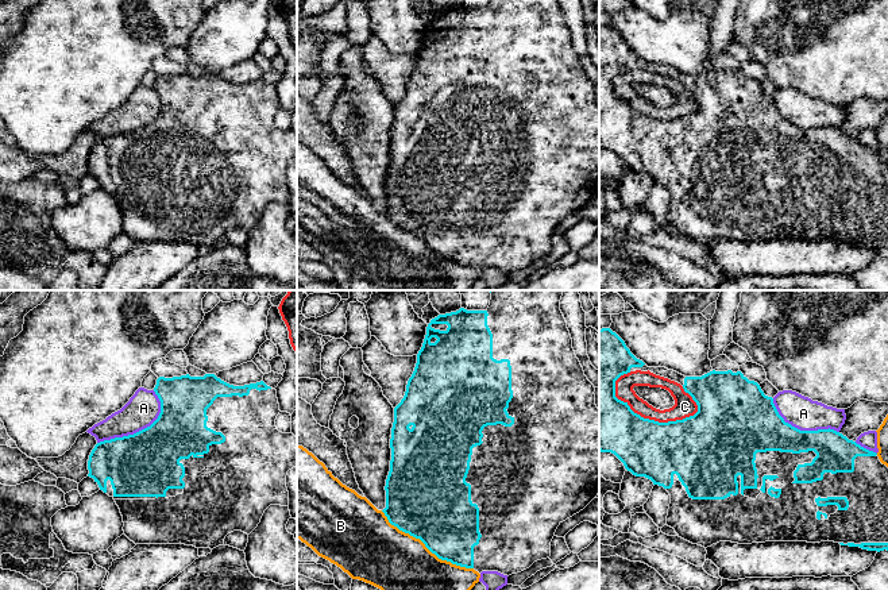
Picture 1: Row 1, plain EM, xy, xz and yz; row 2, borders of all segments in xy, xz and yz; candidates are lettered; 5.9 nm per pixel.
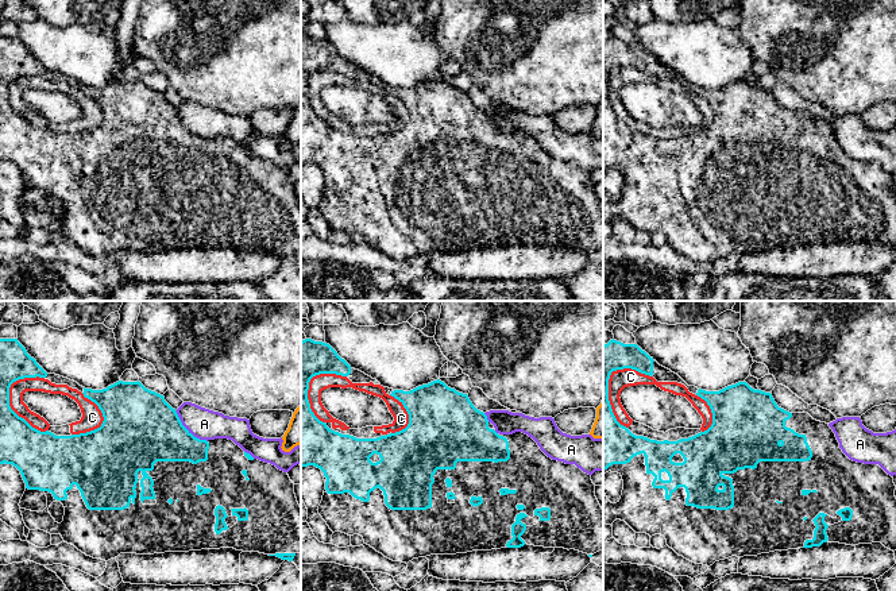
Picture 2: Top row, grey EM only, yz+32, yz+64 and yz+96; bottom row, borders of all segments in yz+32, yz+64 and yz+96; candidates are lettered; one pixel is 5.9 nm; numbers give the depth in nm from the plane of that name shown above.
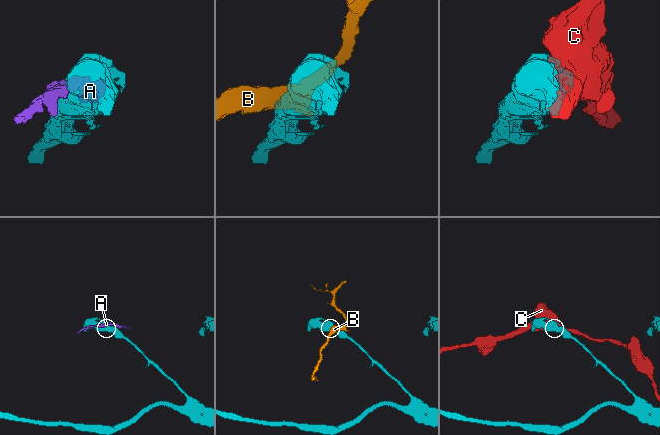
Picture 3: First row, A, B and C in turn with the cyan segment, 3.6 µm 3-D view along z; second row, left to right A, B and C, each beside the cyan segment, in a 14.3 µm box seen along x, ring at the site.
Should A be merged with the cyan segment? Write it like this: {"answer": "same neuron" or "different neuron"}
{"answer": "different neuron"}

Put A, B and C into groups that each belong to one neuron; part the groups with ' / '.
A / B / C

